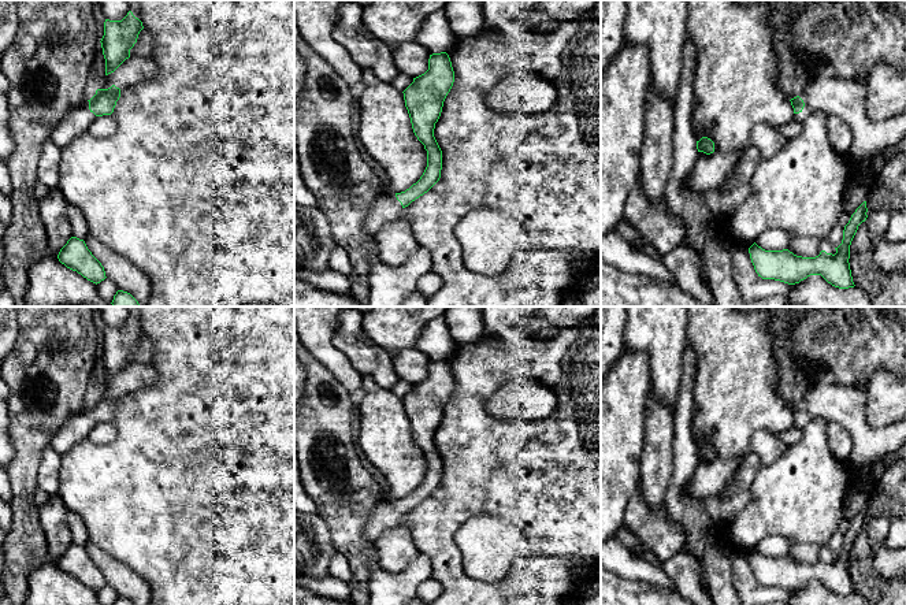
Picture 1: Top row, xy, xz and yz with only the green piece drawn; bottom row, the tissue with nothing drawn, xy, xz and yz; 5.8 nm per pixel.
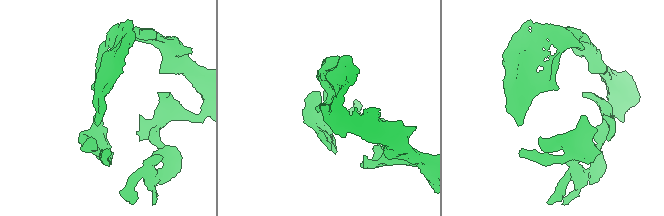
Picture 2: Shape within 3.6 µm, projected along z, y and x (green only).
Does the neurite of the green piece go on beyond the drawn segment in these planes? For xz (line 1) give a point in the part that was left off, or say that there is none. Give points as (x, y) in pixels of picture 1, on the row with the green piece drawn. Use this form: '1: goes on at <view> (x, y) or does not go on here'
1: goes on at xz (386, 207)

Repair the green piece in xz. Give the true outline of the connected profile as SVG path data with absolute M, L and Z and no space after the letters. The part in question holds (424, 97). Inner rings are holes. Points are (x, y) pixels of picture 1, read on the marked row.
M432 53L428 59L428 70L413 78L413 82L402 92L413 133L427 151L427 167L409 189L401 193L387 190L371 205L365 230L374 240L402 208L427 193L439 181L442 151L434 137L434 129L453 82L454 71L449 55Z

